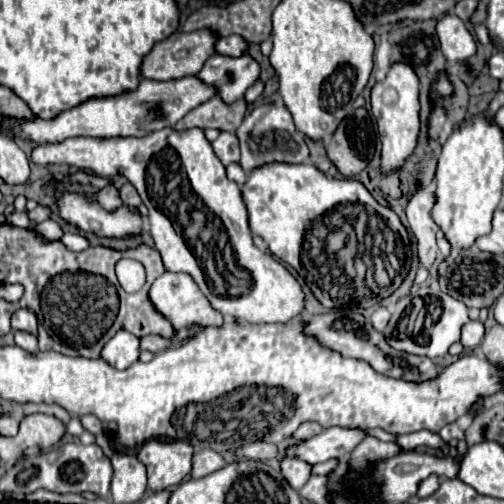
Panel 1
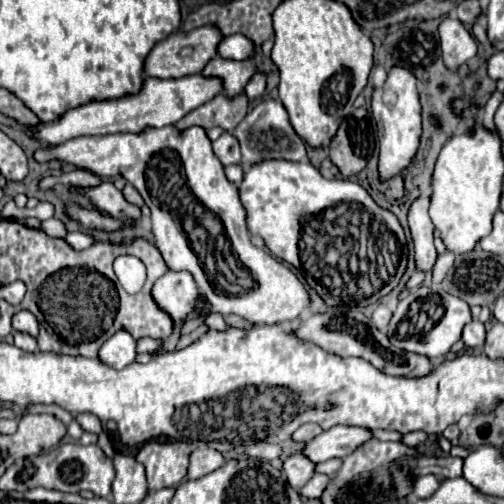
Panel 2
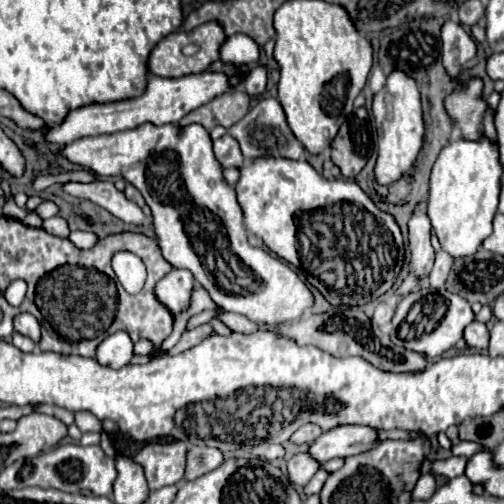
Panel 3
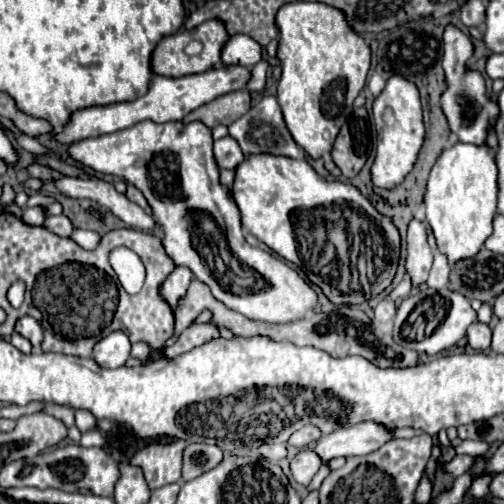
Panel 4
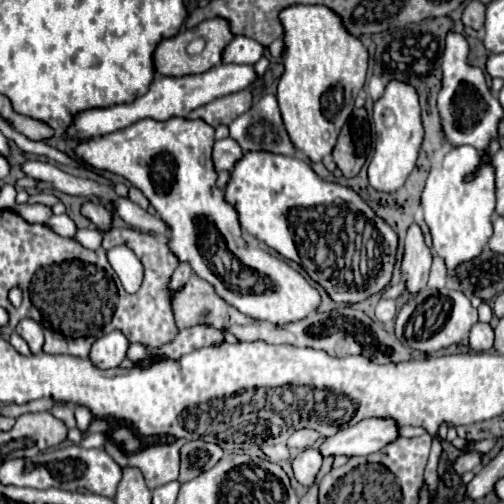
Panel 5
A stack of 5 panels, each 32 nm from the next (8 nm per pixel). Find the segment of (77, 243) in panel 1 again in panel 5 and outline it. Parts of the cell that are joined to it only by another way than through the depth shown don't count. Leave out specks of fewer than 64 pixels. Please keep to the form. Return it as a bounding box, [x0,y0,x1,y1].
[74,230,102,250]

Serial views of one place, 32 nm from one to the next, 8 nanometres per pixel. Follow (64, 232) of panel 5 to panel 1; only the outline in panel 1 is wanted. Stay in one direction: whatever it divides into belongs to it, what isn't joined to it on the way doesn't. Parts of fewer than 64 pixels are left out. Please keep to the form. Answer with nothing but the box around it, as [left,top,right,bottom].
[34,220,62,242]

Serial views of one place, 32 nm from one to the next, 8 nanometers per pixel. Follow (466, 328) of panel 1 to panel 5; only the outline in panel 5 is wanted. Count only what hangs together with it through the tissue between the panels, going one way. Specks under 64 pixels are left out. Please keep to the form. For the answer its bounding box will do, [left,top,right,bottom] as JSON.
[470,324,494,352]

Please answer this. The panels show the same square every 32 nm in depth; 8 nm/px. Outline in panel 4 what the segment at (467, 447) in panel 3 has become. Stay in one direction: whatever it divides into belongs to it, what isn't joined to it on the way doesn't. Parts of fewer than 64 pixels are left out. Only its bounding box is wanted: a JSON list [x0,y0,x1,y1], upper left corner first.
[455,440,490,456]

